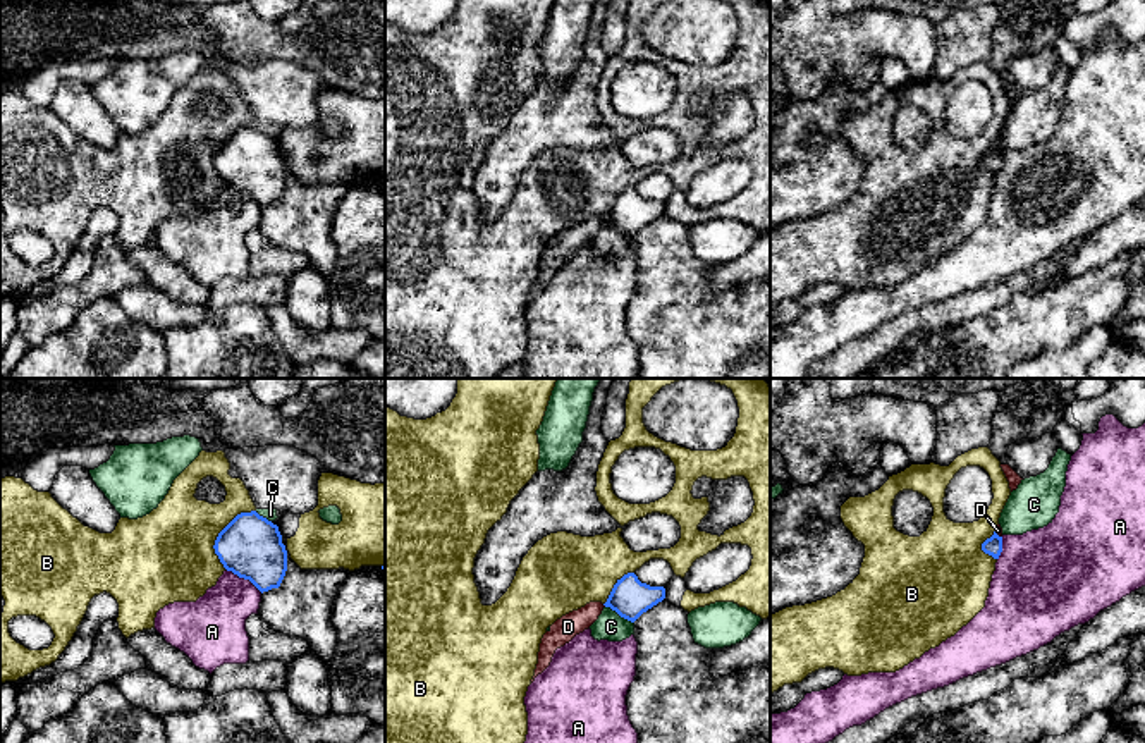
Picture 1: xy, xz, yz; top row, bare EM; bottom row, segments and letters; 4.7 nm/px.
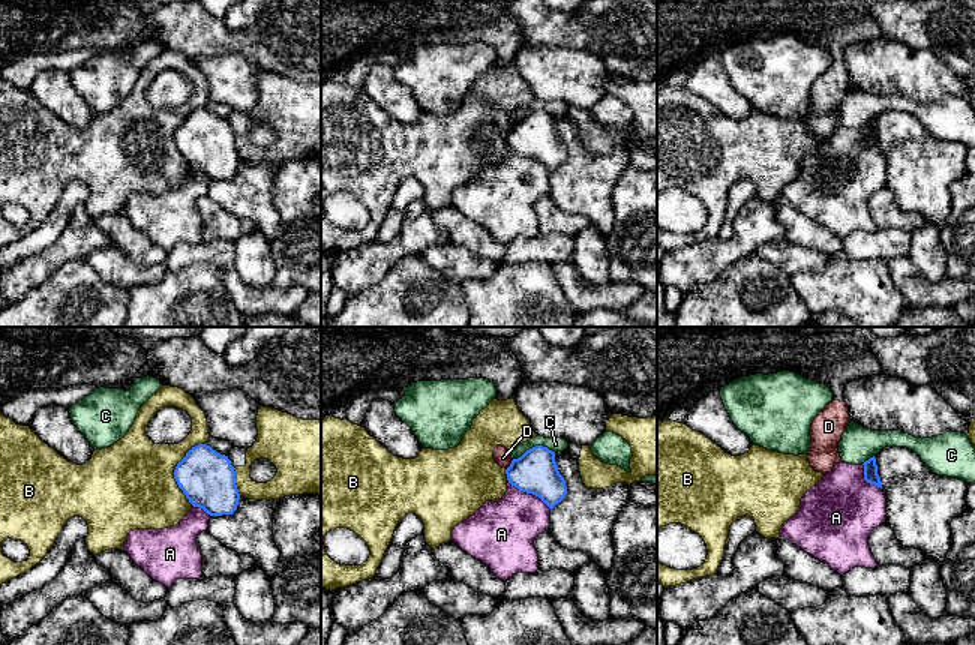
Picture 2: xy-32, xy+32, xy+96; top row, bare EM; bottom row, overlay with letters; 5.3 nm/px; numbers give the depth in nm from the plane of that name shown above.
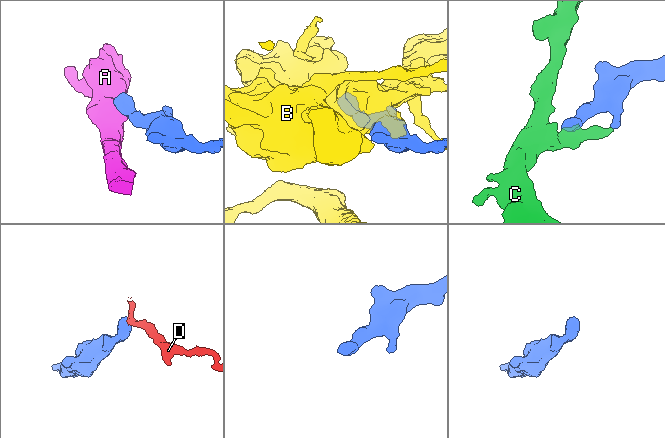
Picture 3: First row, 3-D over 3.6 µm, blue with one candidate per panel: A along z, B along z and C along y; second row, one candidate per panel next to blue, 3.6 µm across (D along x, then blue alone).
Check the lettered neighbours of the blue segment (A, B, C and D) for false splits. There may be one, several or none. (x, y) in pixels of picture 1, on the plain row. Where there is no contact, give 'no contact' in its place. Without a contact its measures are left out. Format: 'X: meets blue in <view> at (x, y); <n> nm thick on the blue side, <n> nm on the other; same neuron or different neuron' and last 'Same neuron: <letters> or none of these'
A: meets blue in xy at (244, 193); 300 nm thick on the blue side, 280 nm on the other; different neuron
B: meets blue in xy at (219, 148); 300 nm thick on the blue side, 420 nm on the other; different neuron
C: meets blue in xz at (619, 229); 180 nm thick on the blue side, 130 nm on the other; different neuron
D: meets blue in yz at (996, 148); 90 nm thick on the blue side, 30 nm on the other; different neuron
Same neuron: none of these

